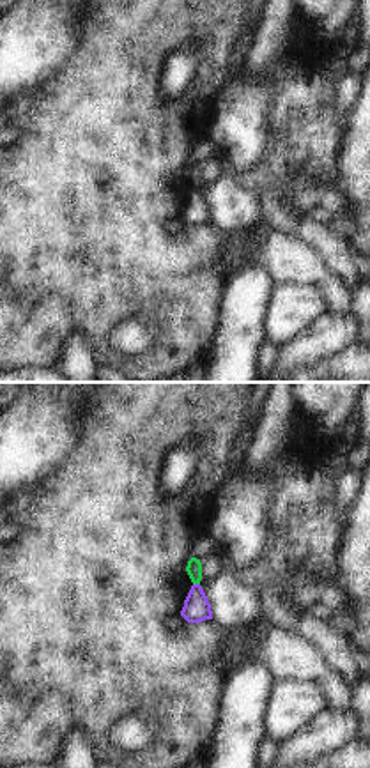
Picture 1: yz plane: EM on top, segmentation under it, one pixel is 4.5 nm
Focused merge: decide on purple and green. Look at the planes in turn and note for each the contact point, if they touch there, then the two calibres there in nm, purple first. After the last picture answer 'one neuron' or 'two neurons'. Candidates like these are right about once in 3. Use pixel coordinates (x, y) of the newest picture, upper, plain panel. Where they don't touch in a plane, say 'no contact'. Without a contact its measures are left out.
(197, 188) | 120/70 nm

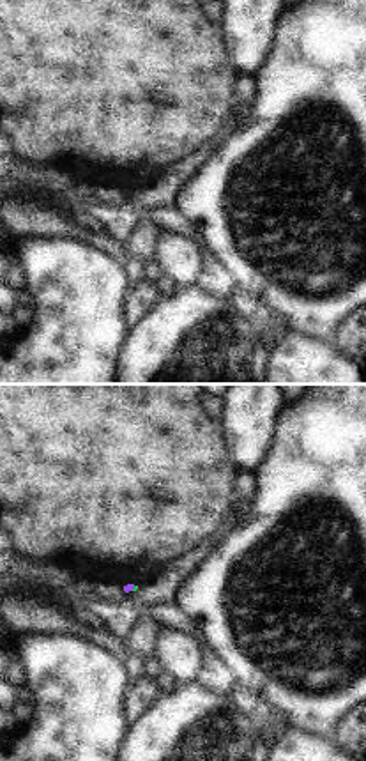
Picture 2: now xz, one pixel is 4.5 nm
(133, 192) | 40/20 nm

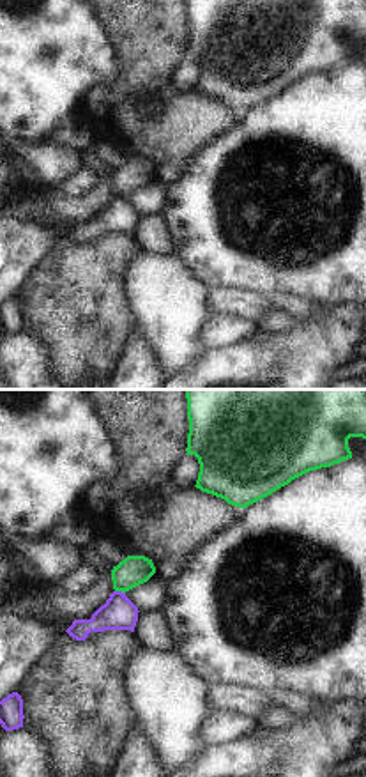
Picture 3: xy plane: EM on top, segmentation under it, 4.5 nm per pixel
(121, 195) | 160/140 nm

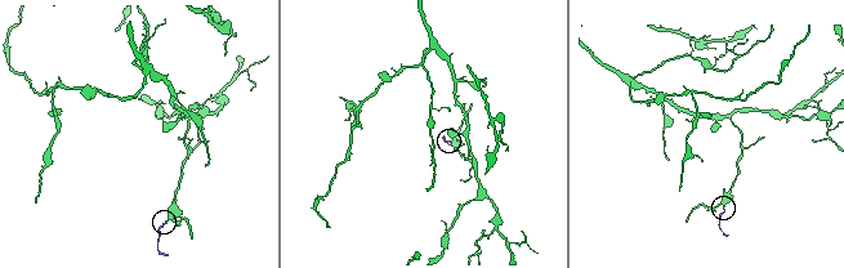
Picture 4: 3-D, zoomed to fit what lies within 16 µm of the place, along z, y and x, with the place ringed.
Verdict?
two neurons

